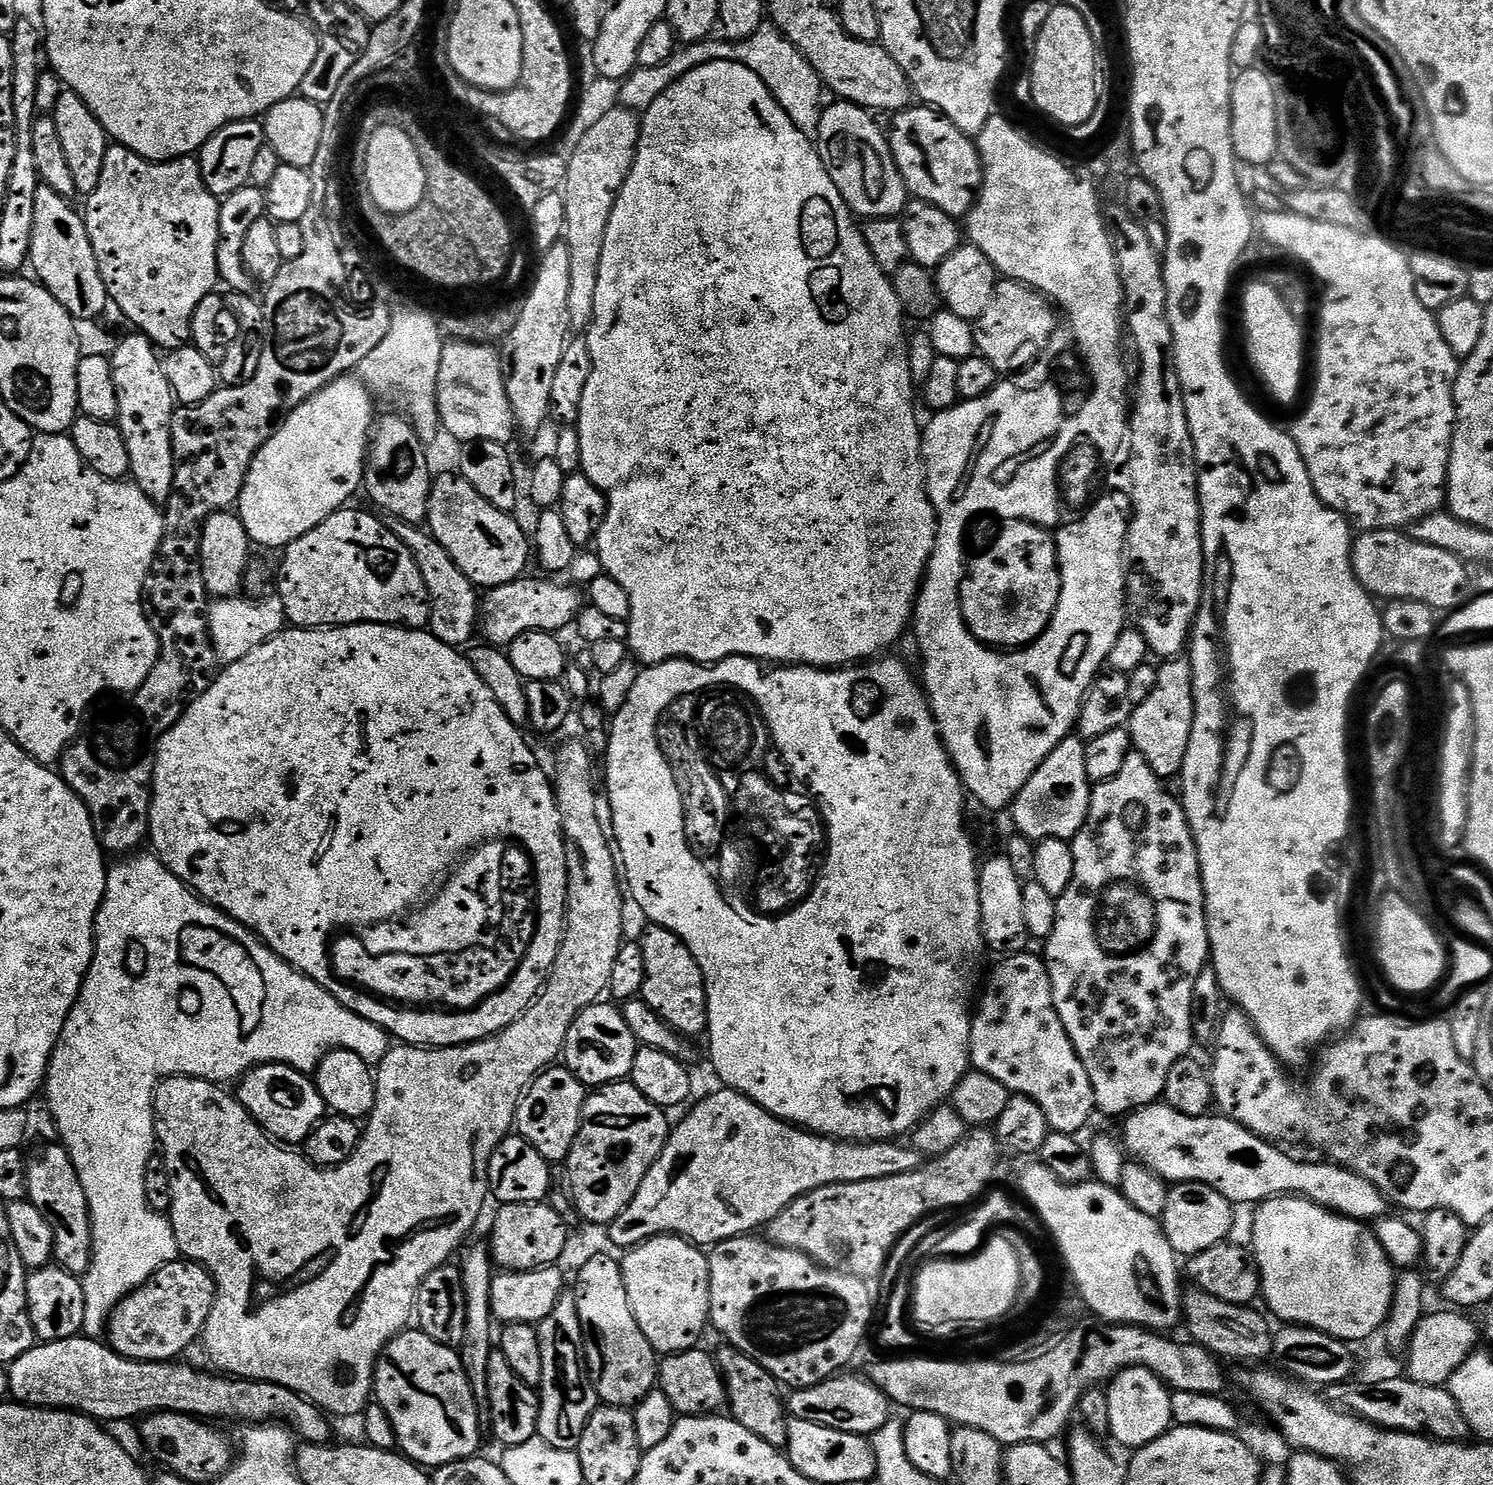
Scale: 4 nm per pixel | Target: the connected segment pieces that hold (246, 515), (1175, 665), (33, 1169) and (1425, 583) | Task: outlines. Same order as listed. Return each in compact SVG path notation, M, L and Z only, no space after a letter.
M349 374L339 376L281 419L272 437L258 450L254 462L250 462L250 470L240 491L238 515L242 526L246 526L246 534L253 545L261 544L264 548L283 550L302 538L302 534L310 534L310 530L326 522L326 518L333 516L351 501L348 499L356 491L361 491L370 447L369 437L373 435L374 424L373 421L362 421L360 432L365 437L358 437L356 444L352 444L352 427L356 424L352 412L356 416L364 416L371 410L372 402L373 394L355 375Z
M1168 658L1158 667L1158 682L1146 702L1135 705L1127 722L1132 747L1154 770L1161 781L1180 775L1186 750L1190 746L1190 734L1196 717L1194 698L1194 674L1192 661L1188 658Z
M53 1142L53 1144L46 1145L37 1154L36 1161L28 1164L28 1199L34 1206L38 1206L38 1210L42 1210L46 1222L50 1222L54 1230L52 1254L55 1263L67 1270L71 1276L83 1277L92 1261L92 1219L86 1202L86 1190L82 1190L82 1182L74 1170L74 1162L63 1144Z
M1400 530L1361 531L1355 537L1352 545L1352 569L1354 574L1367 592L1371 592L1373 597L1384 602L1413 600L1414 602L1426 603L1435 610L1462 608L1468 603L1470 599L1468 591L1472 588L1472 580L1468 577L1468 568L1469 565L1454 554L1450 554L1446 550L1438 550L1438 546L1426 546Z

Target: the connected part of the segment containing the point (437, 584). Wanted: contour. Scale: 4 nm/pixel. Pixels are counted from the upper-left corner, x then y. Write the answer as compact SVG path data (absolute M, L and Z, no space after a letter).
M389 519L388 529L396 535L410 550L422 578L426 582L428 602L432 606L430 631L442 642L453 646L464 646L464 643L478 632L478 588L462 574L462 570L446 554L444 547L432 537L431 531L415 524L401 520Z

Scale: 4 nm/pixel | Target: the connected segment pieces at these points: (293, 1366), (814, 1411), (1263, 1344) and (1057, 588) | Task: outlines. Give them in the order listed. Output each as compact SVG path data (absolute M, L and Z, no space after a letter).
M583 742L562 745L560 753L556 756L556 776L554 772L556 805L562 818L568 859L568 918L564 925L564 941L552 967L552 973L548 976L548 982L544 985L544 991L516 1021L506 1026L506 1030L485 1040L463 1044L457 1048L389 1047L386 1058L382 1058L382 1062L374 1072L376 1109L372 1111L371 1116L367 1117L363 1125L360 1145L356 1147L350 1159L342 1162L342 1166L321 1170L314 1167L308 1161L307 1156L299 1151L288 1146L281 1146L263 1131L259 1122L240 1105L235 1095L221 1085L211 1084L209 1080L199 1080L193 1076L169 1076L168 1079L160 1081L154 1101L156 1138L159 1151L163 1155L170 1174L172 1229L180 1247L180 1256L194 1264L202 1265L216 1283L216 1304L210 1310L210 1318L204 1327L202 1344L208 1347L208 1356L217 1364L215 1367L221 1373L241 1380L265 1380L274 1382L278 1386L286 1386L333 1417L334 1415L359 1417L373 1399L376 1362L380 1353L398 1333L405 1331L413 1323L416 1295L422 1282L431 1272L449 1263L453 1259L452 1255L455 1254L456 1247L458 1247L458 1252L461 1245L469 1239L474 1222L490 1196L488 1163L496 1147L505 1136L513 1131L520 1100L532 1087L532 1081L561 1059L566 1036L580 1012L597 1003L603 997L600 995L608 992L610 970L614 970L614 958L618 958L618 950L621 944L625 943L624 900L626 904L626 896L622 891L622 876L618 871L613 841L606 831L605 821L604 824L600 821L600 808L596 805L596 788L592 785L592 763L594 763L594 757L589 752L587 744Z
M838 1374L813 1387L795 1389L786 1402L789 1415L806 1422L828 1426L842 1433L871 1436L877 1432L886 1421L891 1419L891 1401L865 1377L844 1375L848 1374Z
M1195 1286L1185 1287L1182 1292L1182 1320L1185 1325L1188 1323L1188 1332L1192 1335L1189 1337L1225 1361L1264 1362L1267 1356L1273 1355L1274 1328L1268 1325L1269 1317L1263 1311L1255 1312L1254 1309L1243 1304L1222 1302L1222 1298L1214 1298L1214 1294L1206 1294L1206 1290Z
M1020 519L1004 520L990 548L966 565L959 589L963 620L977 641L998 650L1019 650L1039 638L1052 623L1061 597L1061 574L1055 537L1043 526Z

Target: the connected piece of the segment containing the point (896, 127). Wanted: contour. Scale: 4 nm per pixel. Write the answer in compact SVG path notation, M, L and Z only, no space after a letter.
M909 106L895 113L888 144L904 179L917 200L925 200L954 218L967 217L982 187L984 170L973 141L931 106Z

